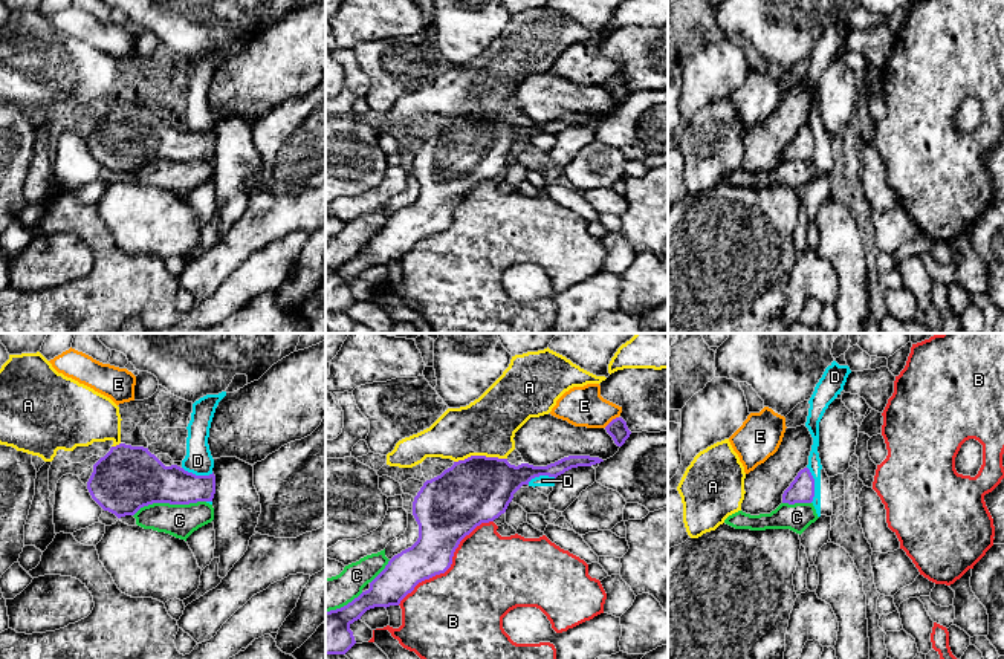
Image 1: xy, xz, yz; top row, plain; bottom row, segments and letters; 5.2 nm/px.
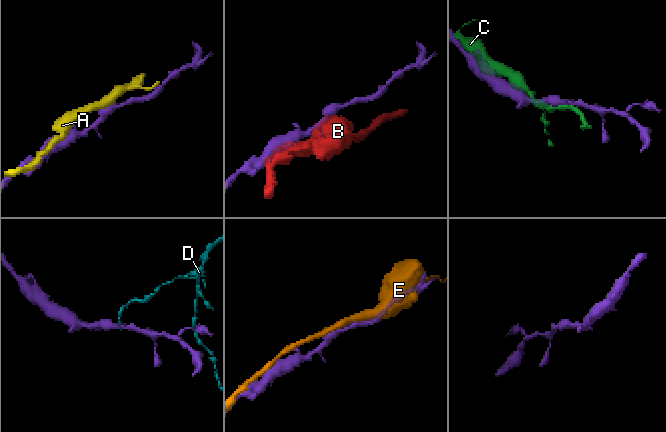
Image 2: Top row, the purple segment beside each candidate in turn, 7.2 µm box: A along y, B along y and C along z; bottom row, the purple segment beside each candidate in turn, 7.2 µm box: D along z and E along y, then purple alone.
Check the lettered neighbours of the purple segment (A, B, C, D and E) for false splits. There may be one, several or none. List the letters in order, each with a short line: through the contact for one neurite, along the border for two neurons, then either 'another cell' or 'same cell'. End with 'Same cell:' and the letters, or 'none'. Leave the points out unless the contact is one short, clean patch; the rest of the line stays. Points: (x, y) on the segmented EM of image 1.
A: xz (506, 457), (468, 456), (454, 462) | another cell
B: another cell
C: another cell
D: yz (807, 467), (813, 479), (812, 502) | another cell
E: another cell
Same cell: none

